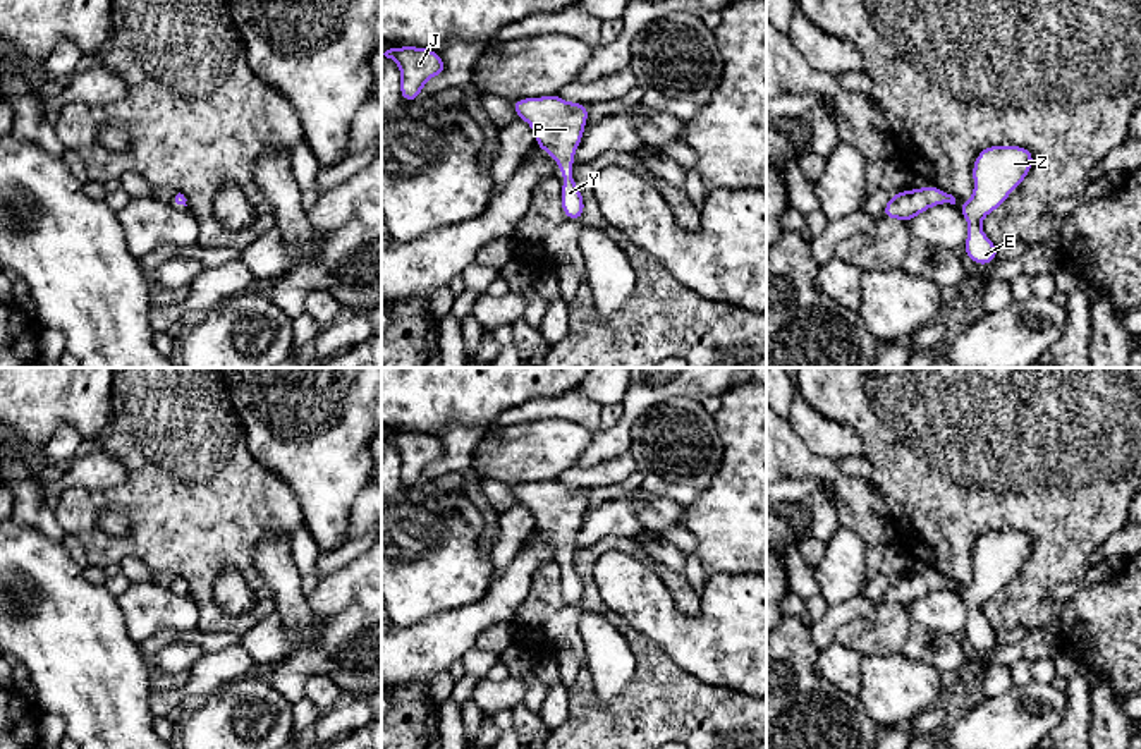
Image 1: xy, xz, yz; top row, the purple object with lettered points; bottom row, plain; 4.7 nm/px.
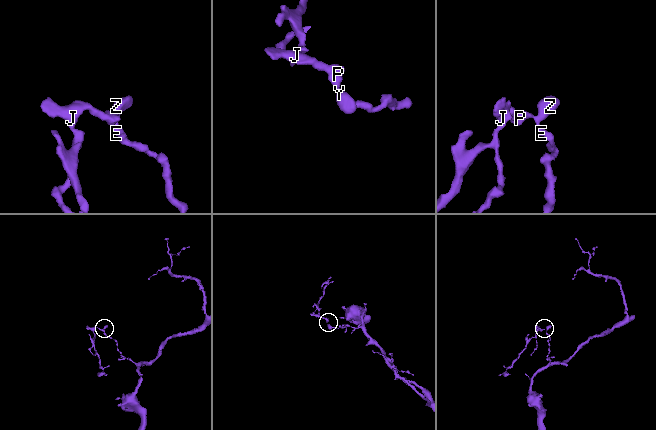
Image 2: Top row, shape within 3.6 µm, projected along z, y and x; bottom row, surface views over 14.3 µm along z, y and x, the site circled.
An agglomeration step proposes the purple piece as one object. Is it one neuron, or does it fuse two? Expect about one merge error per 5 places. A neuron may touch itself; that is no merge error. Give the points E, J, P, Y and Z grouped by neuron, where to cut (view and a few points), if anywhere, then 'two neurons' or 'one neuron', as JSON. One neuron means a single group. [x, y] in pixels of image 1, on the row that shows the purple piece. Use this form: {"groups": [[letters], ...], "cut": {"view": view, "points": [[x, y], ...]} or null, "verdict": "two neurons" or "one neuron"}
{"groups": [["E", "J", "P", "Y", "Z"]], "cut": null, "verdict": "one neuron"}

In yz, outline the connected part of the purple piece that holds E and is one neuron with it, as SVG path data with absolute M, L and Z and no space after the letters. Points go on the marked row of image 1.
M986 146L974 160L973 179L974 192L967 203L961 203L959 210L962 211L969 234L964 242L967 259L976 265L990 265L997 258L998 247L986 237L981 230L981 220L1004 204L1009 194L1026 179L1033 167L1033 153L1028 148L1021 146Z

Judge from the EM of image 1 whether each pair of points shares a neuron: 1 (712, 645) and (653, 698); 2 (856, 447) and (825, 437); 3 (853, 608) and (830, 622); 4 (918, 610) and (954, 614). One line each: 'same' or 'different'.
1: different
2: same
3: same
4: same

